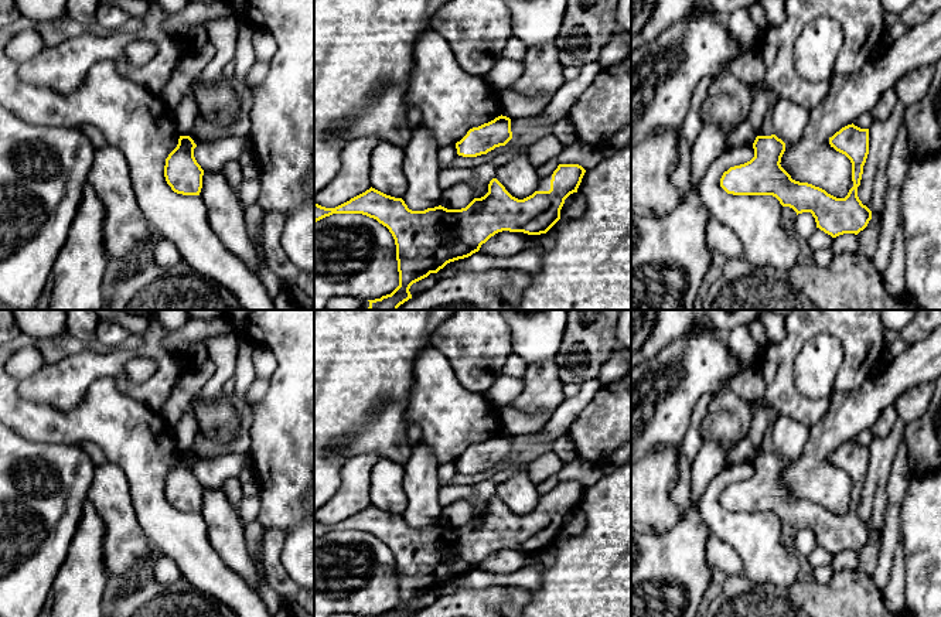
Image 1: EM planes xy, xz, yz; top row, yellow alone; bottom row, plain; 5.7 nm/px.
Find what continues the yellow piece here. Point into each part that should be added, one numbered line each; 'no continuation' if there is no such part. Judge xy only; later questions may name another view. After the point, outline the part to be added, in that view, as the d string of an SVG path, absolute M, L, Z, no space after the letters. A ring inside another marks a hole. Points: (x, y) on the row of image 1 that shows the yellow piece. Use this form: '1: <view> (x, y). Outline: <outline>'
no continuation

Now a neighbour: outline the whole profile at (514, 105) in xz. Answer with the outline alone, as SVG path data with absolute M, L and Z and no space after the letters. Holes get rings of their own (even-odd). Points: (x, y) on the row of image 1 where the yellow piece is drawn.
M511 88L498 91L501 115L512 119L533 117L552 100L553 95L522 95Z

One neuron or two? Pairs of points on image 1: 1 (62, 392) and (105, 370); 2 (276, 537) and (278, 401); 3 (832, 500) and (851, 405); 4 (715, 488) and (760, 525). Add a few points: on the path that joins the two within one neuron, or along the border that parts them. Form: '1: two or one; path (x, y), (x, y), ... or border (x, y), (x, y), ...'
1: one; path (72, 382), (85, 370), (95, 370)
2: two; border (266, 528), (282, 528), (286, 532), (282, 562)
3: one; path (820, 476), (820, 445), (834, 429)
4: one; path (715, 504), (733, 525), (745, 525)

